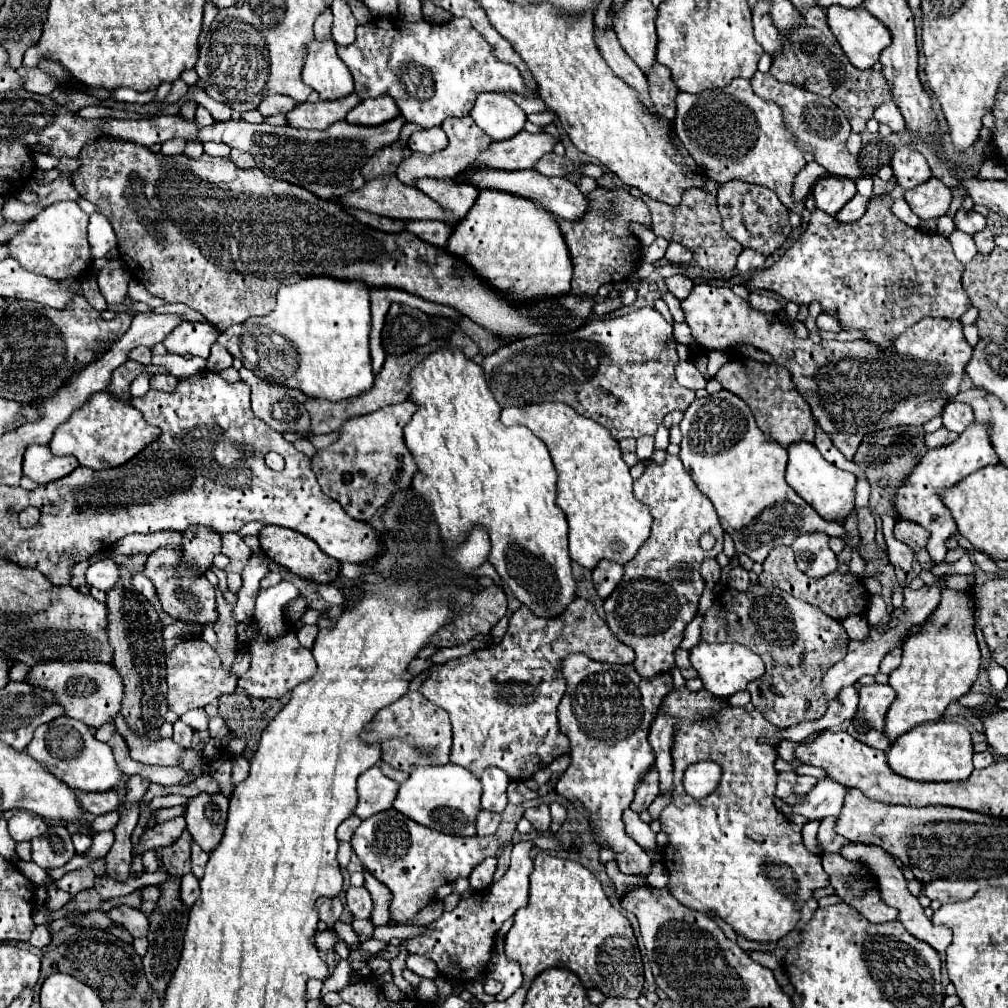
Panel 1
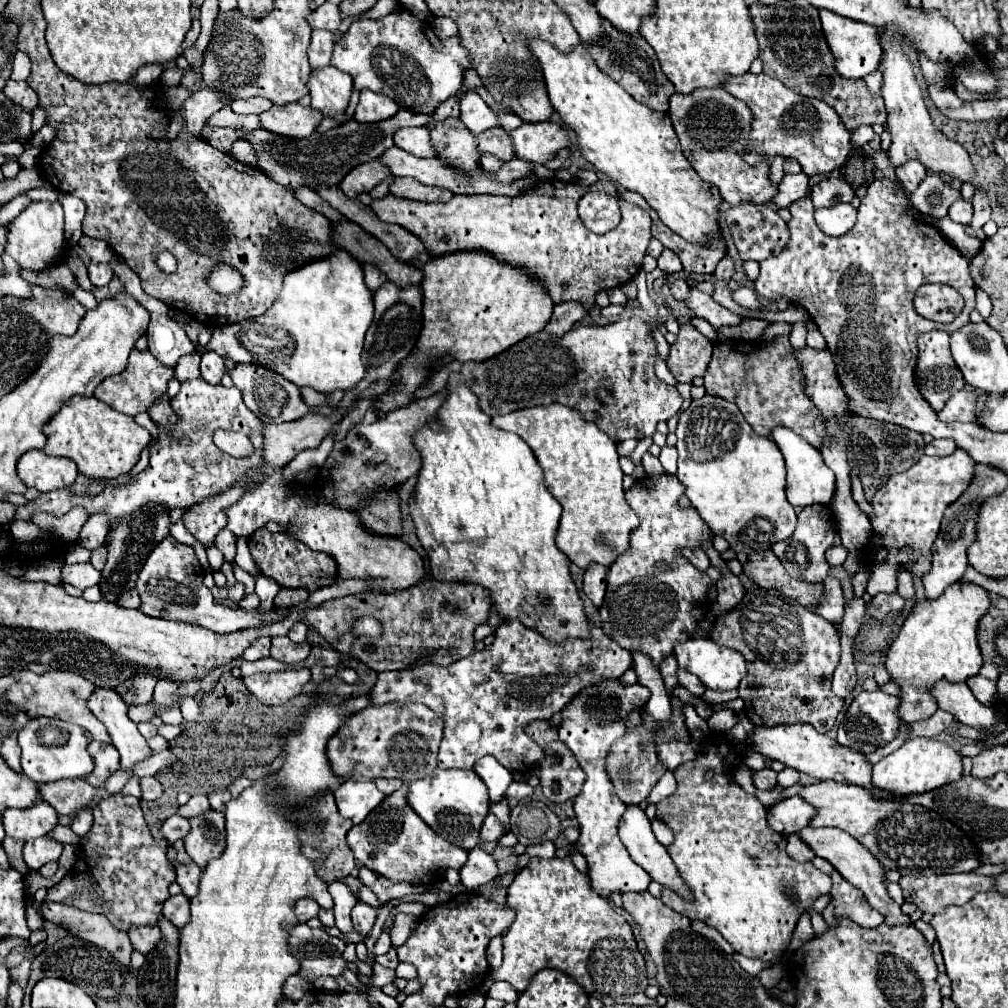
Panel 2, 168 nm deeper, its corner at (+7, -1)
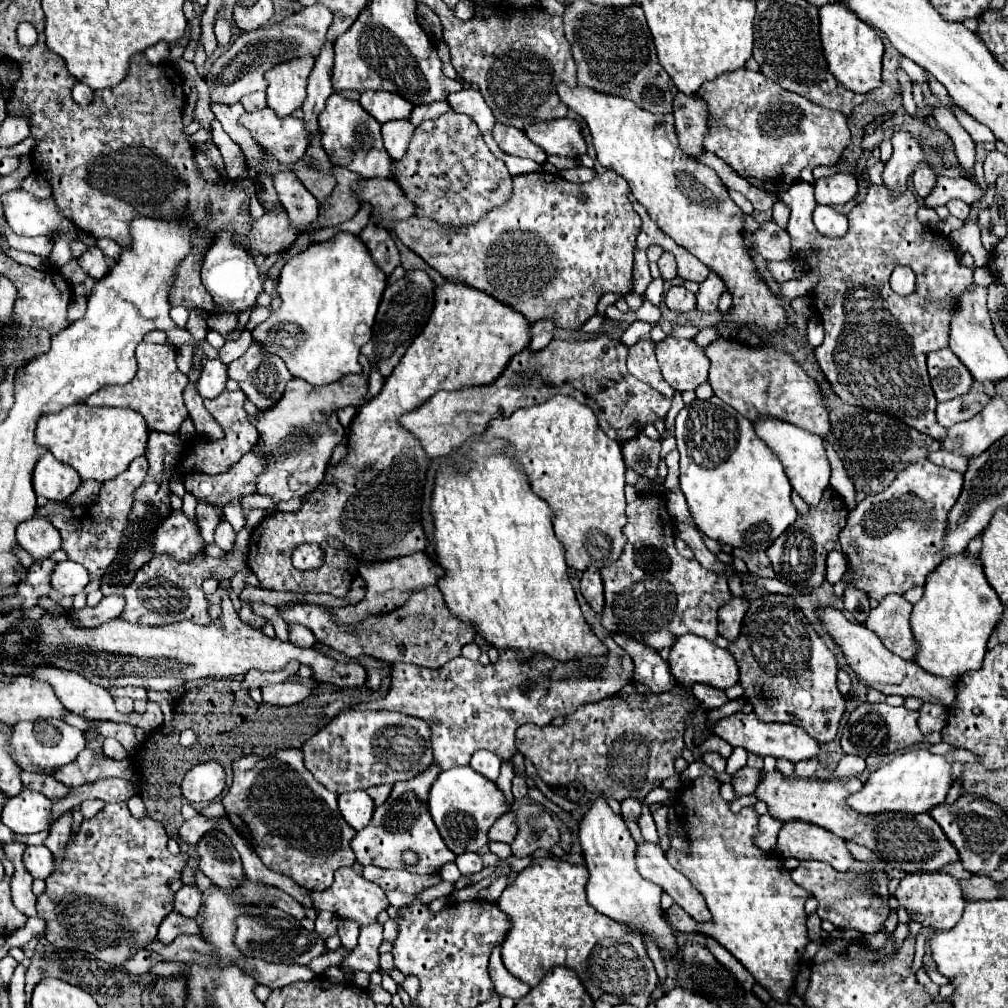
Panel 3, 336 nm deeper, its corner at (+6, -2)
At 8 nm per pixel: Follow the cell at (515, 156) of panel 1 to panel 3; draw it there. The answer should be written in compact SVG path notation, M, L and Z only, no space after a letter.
M553 119L535 123L529 129L525 129L525 133L533 143L543 147L547 155L577 159L583 153L587 153L587 143L575 119Z

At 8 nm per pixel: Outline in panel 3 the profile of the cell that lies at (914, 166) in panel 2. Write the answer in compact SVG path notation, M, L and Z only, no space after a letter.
M921 165L913 173L913 187L915 187L917 195L921 195L921 197L927 197L931 193L931 189L935 187L935 181L937 181L937 173L931 167Z

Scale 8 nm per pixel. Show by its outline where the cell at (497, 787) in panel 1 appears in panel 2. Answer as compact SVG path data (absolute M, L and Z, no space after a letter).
M484 756L480 758L476 764L474 764L474 772L482 778L482 782L486 784L488 788L488 794L490 794L490 802L500 802L504 798L504 792L506 788L514 782L512 774L500 766L496 762L496 758L490 758L490 756Z

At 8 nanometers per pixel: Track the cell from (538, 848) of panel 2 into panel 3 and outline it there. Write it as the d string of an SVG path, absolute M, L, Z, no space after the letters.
M501 945L495 947L490 955L489 959L489 975L495 983L495 989L499 995L503 997L511 997L515 1001L519 1001L521 997L525 997L529 993L529 985L515 979L503 965L501 959Z

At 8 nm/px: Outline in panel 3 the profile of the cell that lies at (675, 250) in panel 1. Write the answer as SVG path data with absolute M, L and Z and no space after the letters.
M663 253L661 255L661 259L657 261L657 265L659 265L659 271L661 271L661 277L663 279L673 279L673 277L677 277L677 265L675 265L675 257L671 255L671 253Z

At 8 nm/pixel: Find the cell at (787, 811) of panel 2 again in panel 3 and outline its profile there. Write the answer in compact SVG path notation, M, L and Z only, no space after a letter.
M761 815L759 817L759 831L755 835L755 845L761 851L771 853L775 849L775 839L777 839L781 825L783 823L779 823L779 819L771 819L771 815Z

